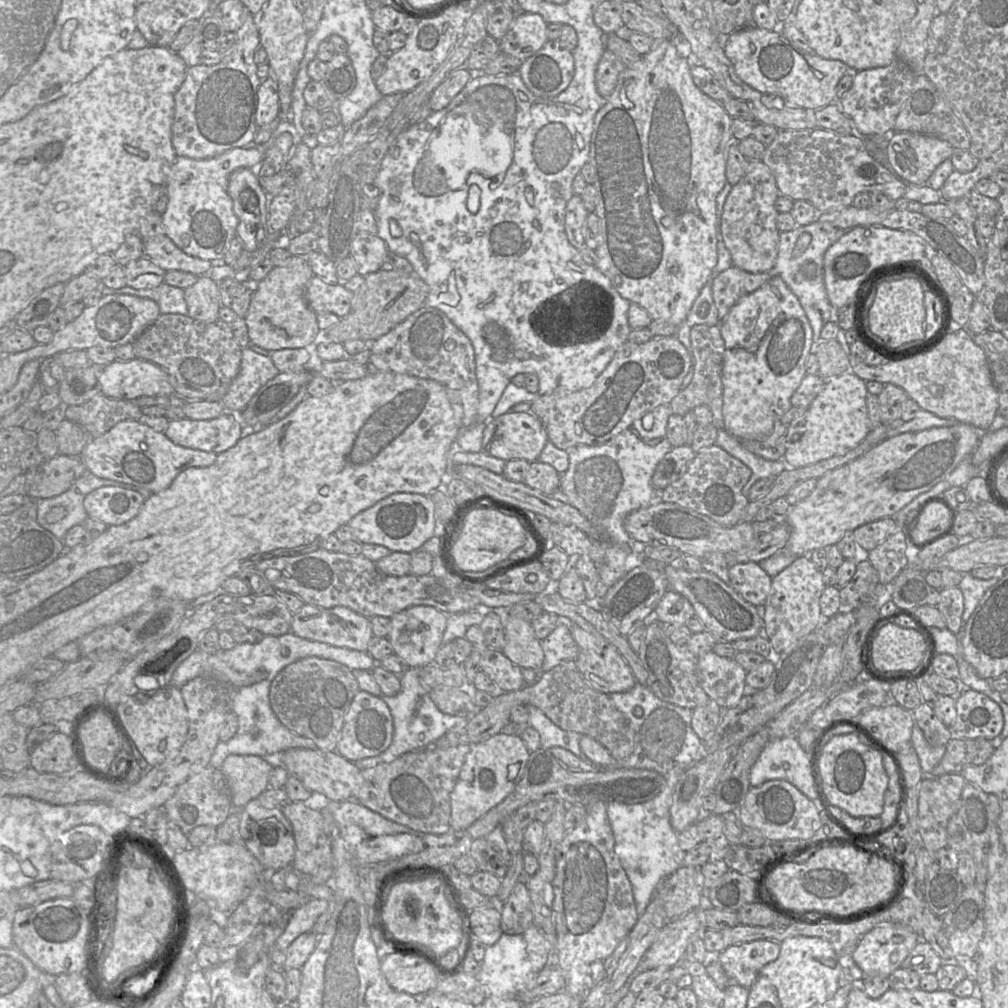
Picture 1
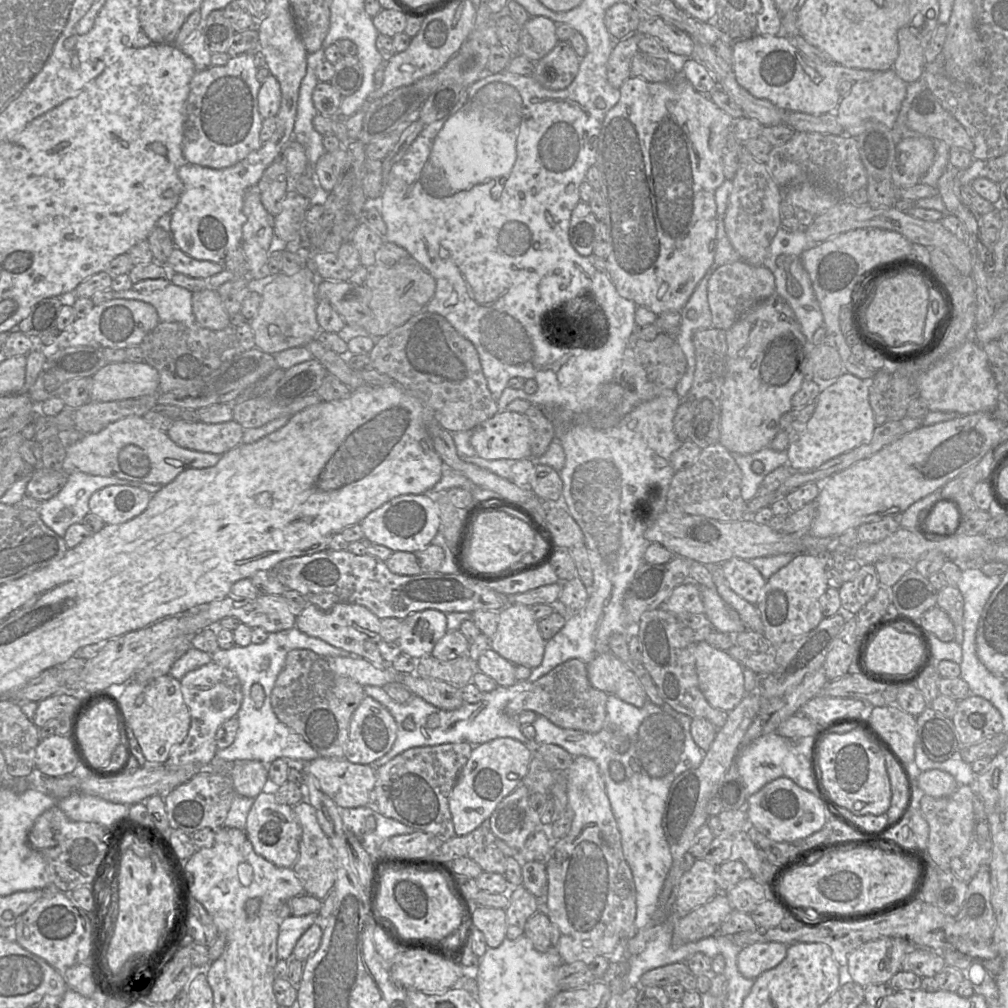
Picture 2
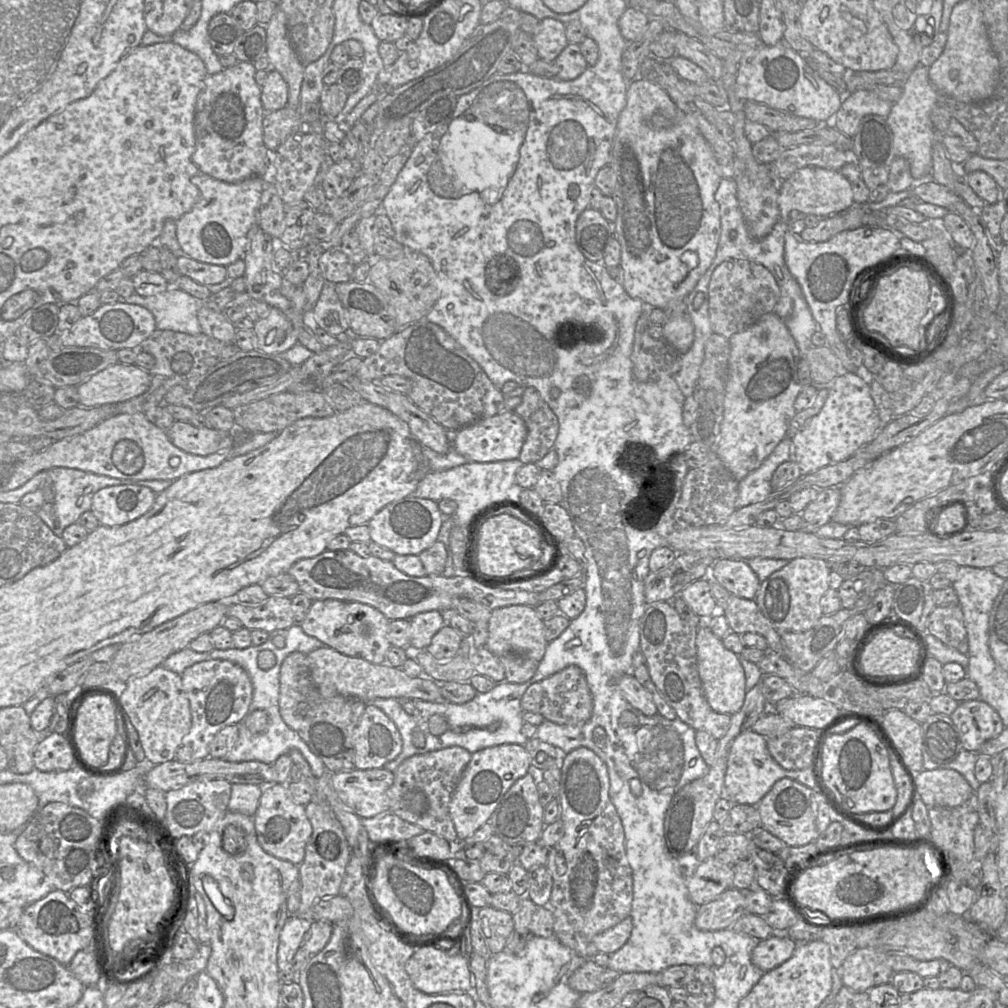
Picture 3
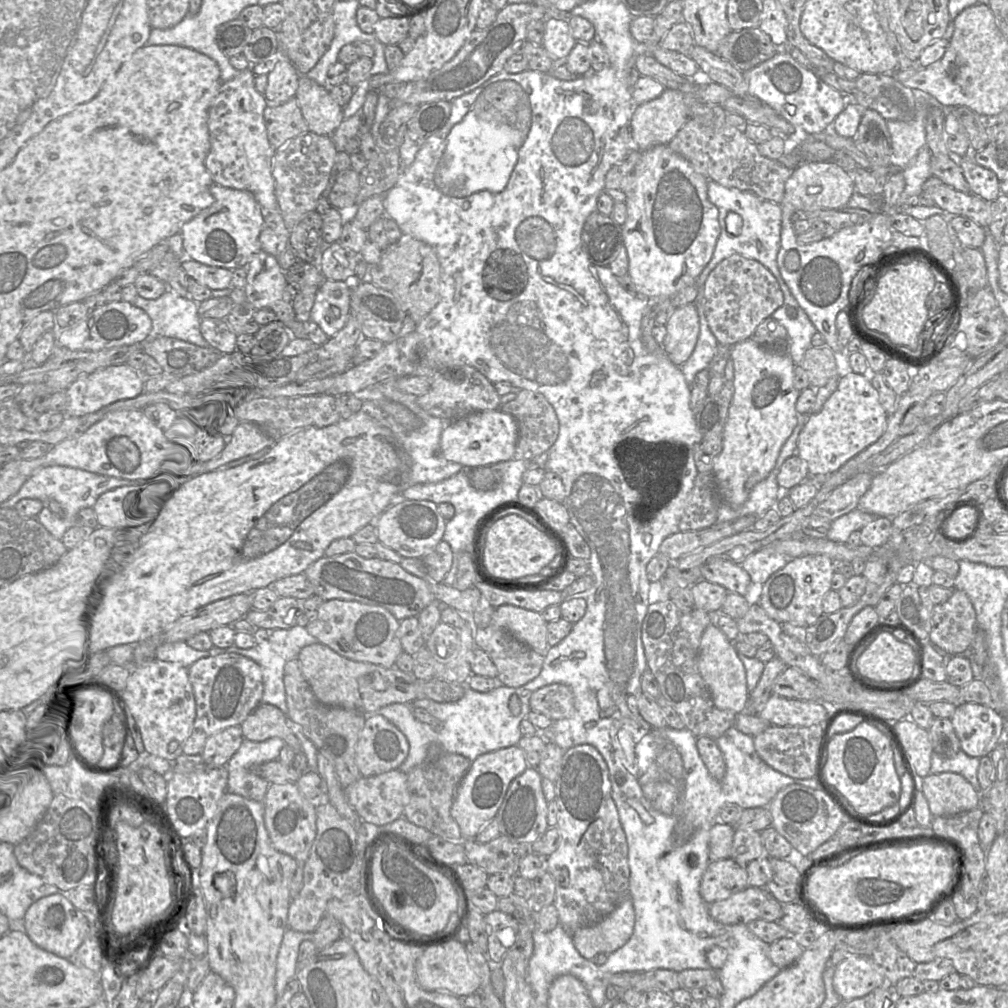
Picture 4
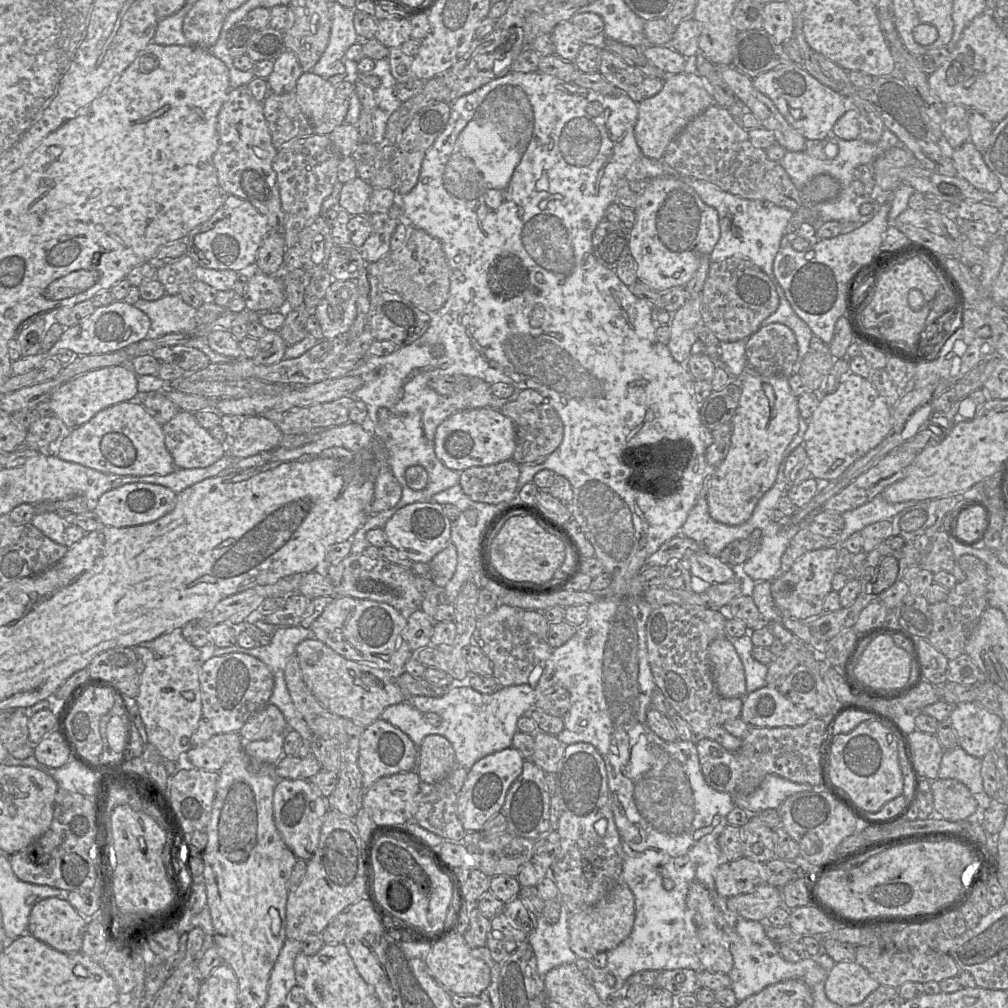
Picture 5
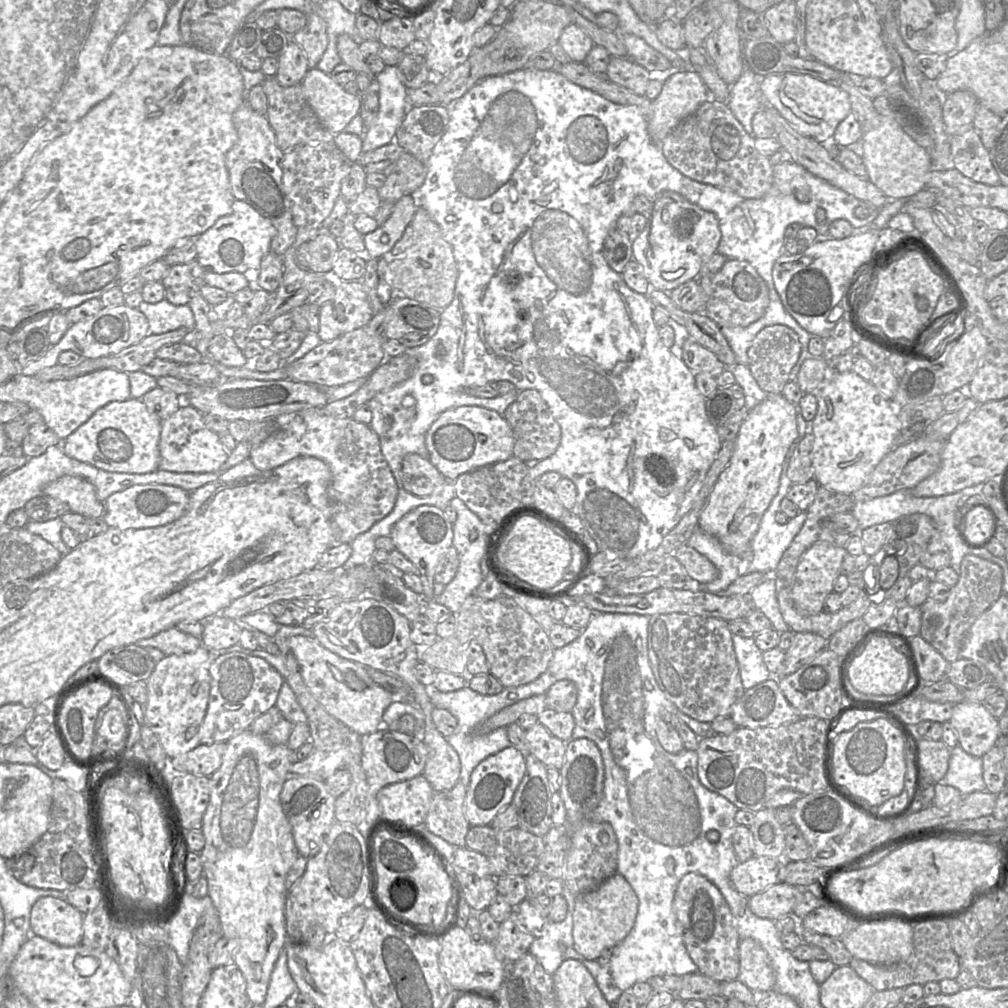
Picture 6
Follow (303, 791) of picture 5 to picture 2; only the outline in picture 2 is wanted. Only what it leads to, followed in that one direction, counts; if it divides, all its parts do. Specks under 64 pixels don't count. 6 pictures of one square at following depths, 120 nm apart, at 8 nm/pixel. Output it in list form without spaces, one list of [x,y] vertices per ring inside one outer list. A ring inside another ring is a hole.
[[[273,792],[259,793],[248,813],[244,829],[254,851],[277,867],[292,868],[299,857],[301,826],[291,806],[277,802]]]

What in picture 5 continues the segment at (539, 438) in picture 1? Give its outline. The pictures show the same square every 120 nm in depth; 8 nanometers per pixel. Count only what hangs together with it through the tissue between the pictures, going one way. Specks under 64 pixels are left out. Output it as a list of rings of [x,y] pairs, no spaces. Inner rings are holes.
[[[492,407],[457,411],[436,429],[434,449],[437,458],[455,471],[474,466],[488,466],[512,459],[516,448],[514,422]]]

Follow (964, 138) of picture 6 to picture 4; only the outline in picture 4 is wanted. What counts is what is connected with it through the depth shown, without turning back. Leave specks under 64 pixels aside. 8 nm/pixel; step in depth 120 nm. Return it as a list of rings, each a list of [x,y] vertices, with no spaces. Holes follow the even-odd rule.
[[[971,155],[959,159],[959,166],[970,192],[987,202],[993,202],[1000,194],[1000,185],[996,174],[978,165]]]

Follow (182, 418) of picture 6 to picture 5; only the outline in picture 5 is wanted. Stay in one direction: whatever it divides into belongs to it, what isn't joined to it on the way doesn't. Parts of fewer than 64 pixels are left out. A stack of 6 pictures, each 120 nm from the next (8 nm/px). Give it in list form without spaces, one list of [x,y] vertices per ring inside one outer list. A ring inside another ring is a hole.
[[[179,411],[169,422],[162,426],[165,445],[179,469],[206,468],[227,454],[227,444],[213,438],[209,431],[196,420],[194,413]]]

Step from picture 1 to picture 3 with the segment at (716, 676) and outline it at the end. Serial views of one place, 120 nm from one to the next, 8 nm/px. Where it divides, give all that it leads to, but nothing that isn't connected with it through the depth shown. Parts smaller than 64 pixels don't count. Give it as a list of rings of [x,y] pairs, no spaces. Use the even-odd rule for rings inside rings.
[[[704,626],[698,627],[696,649],[698,673],[708,704],[716,713],[732,716],[742,707],[747,692],[745,674],[738,656],[726,649],[722,640]]]

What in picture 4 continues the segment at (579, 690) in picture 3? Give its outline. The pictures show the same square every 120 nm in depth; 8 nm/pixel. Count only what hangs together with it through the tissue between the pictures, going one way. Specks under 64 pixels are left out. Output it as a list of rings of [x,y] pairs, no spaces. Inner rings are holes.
[[[553,683],[535,690],[529,701],[532,711],[541,713],[552,721],[571,717],[574,713],[572,689],[562,683]]]

